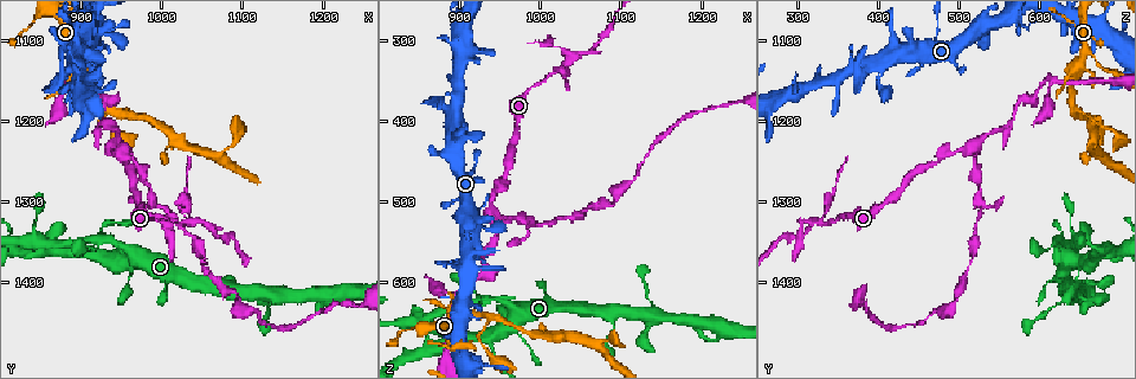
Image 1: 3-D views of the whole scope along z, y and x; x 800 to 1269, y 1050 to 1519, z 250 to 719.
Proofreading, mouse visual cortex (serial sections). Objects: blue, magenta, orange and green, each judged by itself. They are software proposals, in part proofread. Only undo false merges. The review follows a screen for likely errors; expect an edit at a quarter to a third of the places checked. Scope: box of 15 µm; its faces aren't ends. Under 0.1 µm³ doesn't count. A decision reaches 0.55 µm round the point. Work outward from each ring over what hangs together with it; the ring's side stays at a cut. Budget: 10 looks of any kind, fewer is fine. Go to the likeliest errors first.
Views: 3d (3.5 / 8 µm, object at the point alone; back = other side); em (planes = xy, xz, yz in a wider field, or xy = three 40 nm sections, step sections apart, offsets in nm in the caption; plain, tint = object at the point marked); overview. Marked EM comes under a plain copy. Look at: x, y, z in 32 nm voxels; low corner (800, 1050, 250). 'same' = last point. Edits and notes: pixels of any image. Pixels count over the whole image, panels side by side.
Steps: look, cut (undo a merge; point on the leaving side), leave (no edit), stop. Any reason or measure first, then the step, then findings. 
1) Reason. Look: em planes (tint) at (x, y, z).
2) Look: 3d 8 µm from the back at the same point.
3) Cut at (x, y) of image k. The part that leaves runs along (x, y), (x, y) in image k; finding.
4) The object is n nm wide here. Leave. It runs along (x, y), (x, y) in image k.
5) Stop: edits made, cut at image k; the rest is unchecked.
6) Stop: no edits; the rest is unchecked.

Arms part here. Look: 3d 3.5 µm at (940, 1235, 515).

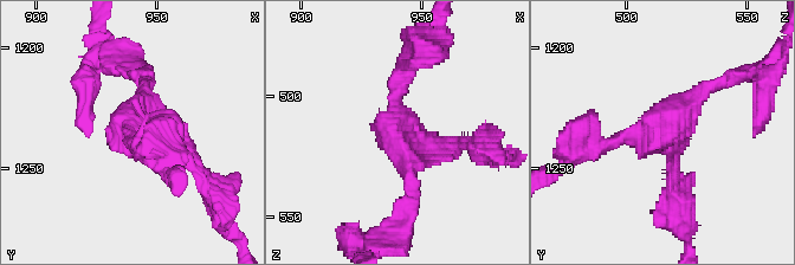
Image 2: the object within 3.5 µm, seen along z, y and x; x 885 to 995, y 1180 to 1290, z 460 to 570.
Need the tissue. Look: em xy step 2 (tint) at (943, 1236, 513).

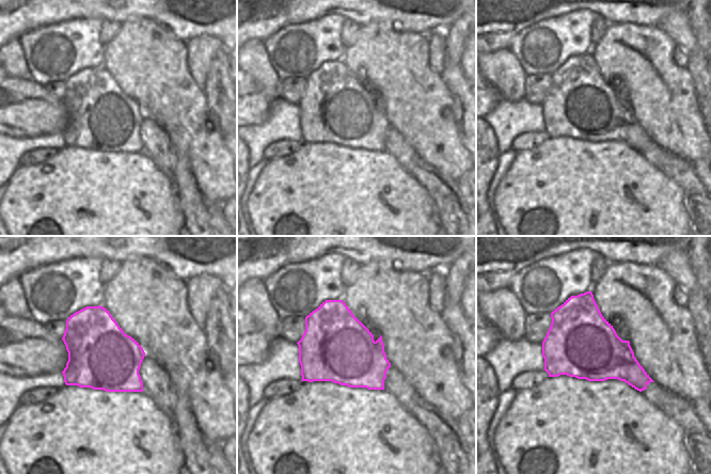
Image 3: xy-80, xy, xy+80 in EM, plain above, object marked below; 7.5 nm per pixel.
Leave. It runs along (412, 58), (398, 122), (466, 142) in image 2; all the same cell.

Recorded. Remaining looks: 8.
Narrows sharply. Look: em xy step 2 (tint) at (930, 1190, 570).

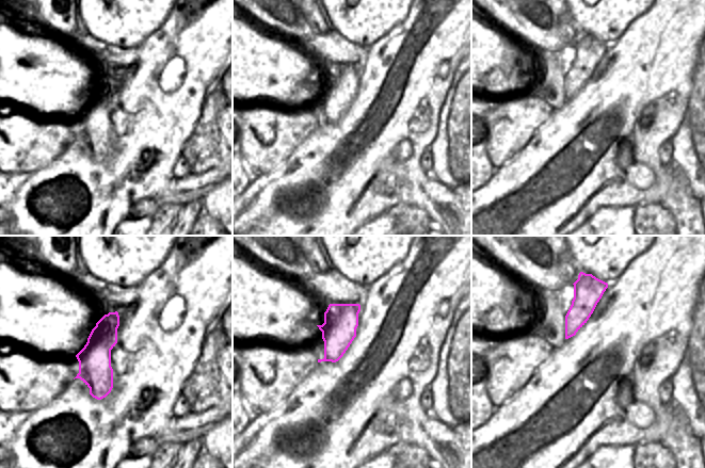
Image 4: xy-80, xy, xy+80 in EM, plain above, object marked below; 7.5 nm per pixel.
Look: 3d 3.5 µm at the same point.

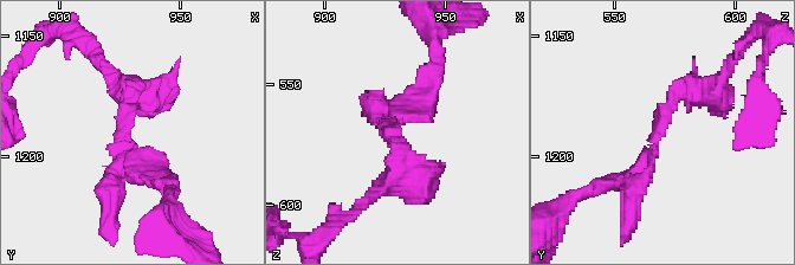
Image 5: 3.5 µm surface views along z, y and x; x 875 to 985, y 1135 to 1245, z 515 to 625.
Leave. It runs along (115, 315), (97, 350), (97, 396) in image 4; one cell here.

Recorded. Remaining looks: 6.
Side arm on a straight run. Look: 3d 3.5 µm at (1035, 1320, 325).

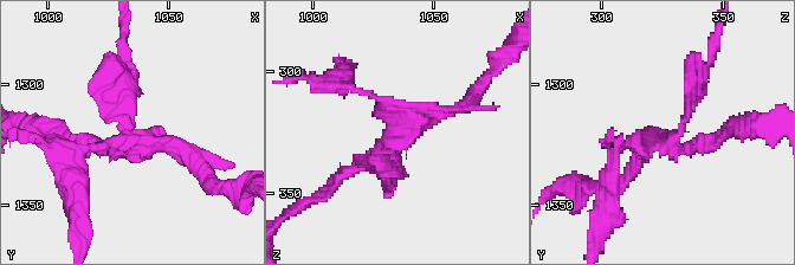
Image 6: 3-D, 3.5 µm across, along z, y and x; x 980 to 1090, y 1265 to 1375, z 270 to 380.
Leave. It runs along (338, 179), (414, 122), (465, 103) in image 6; continuous, no second cell.

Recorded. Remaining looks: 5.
Thin neck. Look: 3d 3.5 µm at (965, 1365, 630).

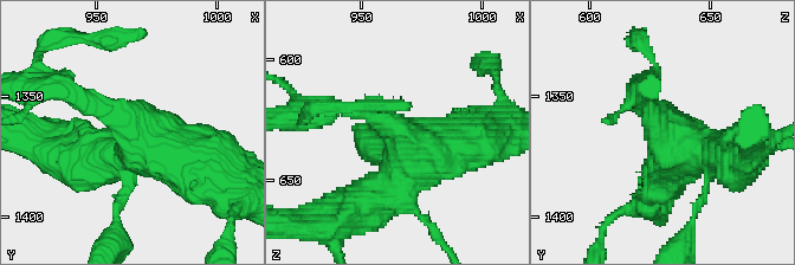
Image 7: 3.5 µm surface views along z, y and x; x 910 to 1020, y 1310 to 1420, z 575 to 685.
Look: em xy step 2 (tint) at (967, 1365, 631).

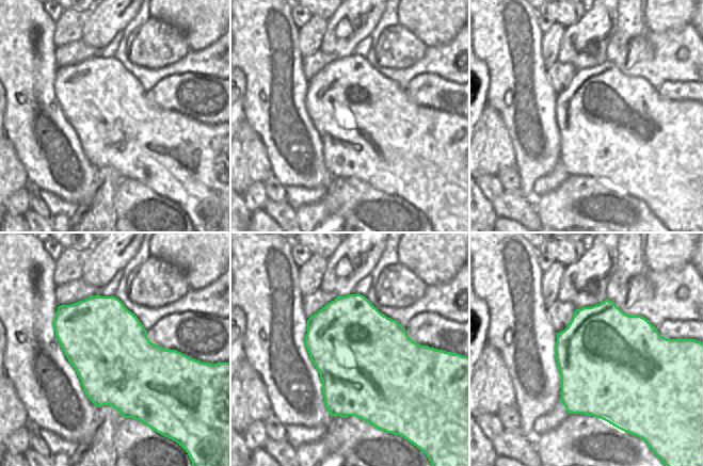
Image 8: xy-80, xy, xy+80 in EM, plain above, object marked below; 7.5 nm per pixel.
The object is 750 nm wide here. Leave. It runs along (479, 136), (425, 152), (362, 204) in image 7; continuous, no second cell.

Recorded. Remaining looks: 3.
Stop: no edits; the rest is unchecked.

